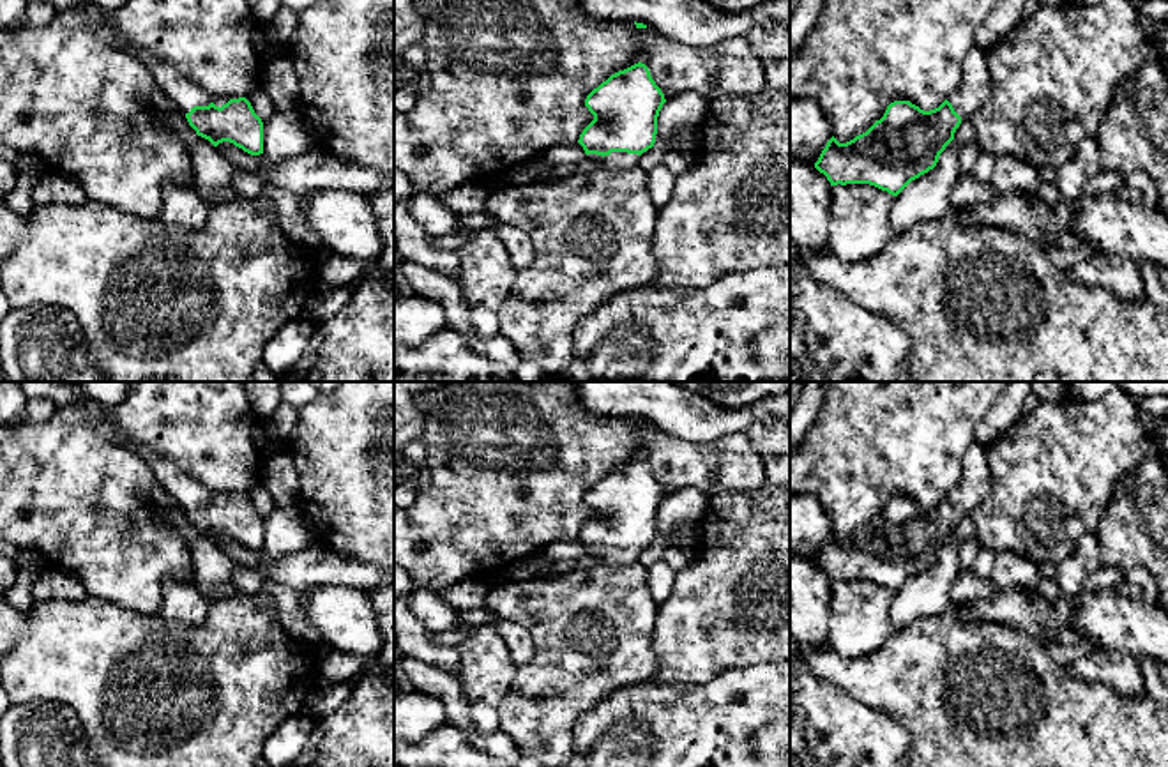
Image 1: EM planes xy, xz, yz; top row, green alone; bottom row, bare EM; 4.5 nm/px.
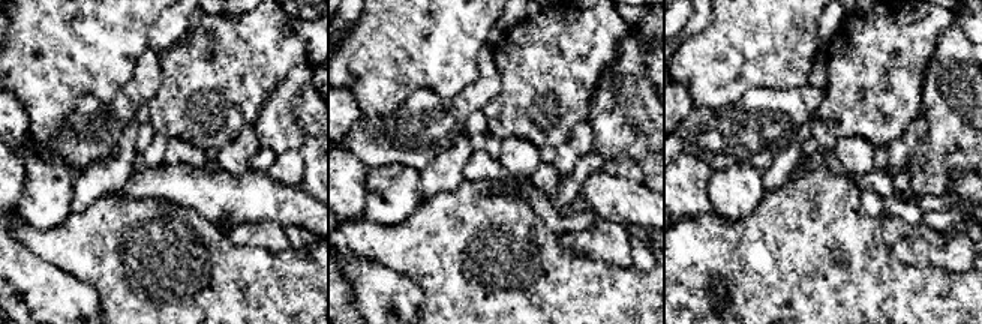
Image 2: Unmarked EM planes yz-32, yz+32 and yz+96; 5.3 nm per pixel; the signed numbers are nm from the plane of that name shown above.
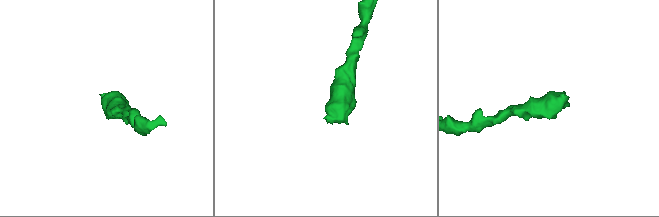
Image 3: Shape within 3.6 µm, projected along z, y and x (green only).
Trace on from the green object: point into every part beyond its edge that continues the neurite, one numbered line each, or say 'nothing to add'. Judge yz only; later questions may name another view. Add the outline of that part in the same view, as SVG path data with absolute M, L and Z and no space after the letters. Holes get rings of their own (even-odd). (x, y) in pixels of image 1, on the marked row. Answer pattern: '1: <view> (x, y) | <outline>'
1: yz (974, 91) | M972 48L963 64L959 87L947 97L961 122L970 118L990 101L991 83L986 55Z

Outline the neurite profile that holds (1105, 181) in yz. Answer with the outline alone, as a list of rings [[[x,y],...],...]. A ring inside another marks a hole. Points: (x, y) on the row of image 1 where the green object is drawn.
[[[1101,170],[1094,178],[1087,182],[1080,200],[1087,201],[1104,193],[1117,193],[1122,182],[1124,178],[1117,171]]]

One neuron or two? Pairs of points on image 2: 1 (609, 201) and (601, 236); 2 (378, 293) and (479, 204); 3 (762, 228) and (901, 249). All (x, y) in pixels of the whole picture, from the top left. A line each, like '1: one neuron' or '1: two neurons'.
1: two neurons
2: two neurons
3: two neurons

